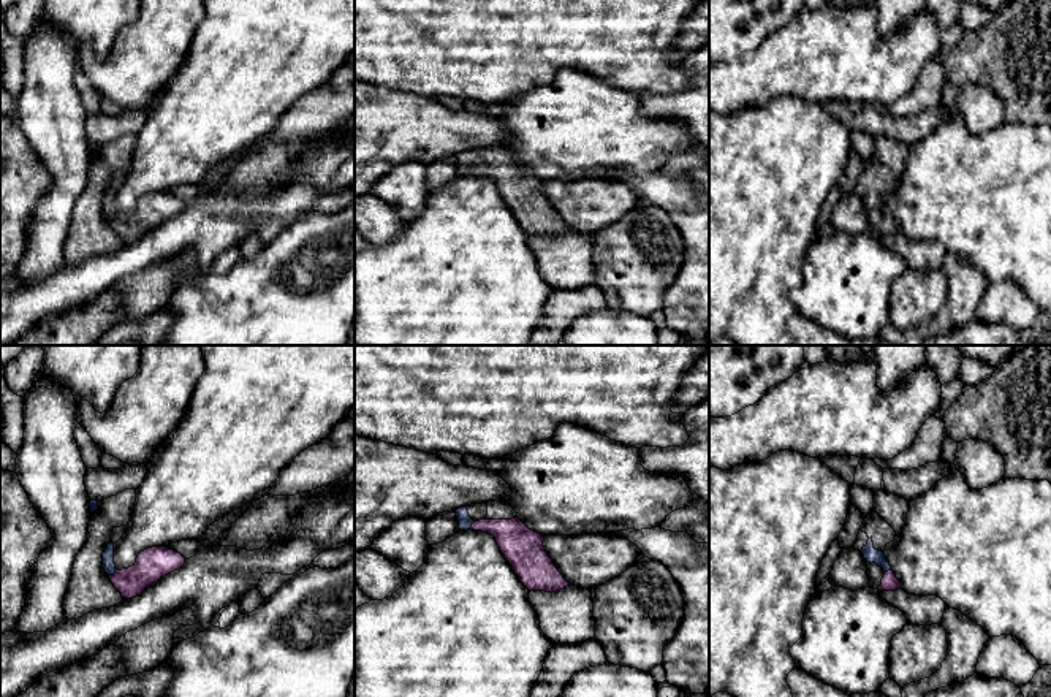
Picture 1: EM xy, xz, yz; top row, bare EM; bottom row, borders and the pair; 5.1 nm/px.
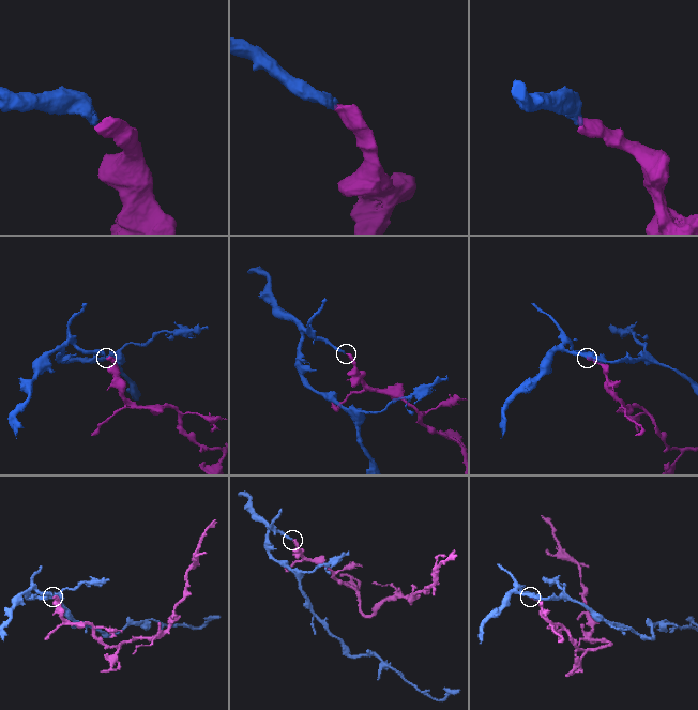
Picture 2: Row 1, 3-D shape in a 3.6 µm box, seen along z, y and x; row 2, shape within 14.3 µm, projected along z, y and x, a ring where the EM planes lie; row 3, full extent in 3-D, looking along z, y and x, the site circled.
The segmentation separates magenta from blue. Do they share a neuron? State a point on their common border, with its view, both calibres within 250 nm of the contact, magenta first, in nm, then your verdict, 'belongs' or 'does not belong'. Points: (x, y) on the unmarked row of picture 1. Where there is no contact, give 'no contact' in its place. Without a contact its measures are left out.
meets magenta in xy at (114, 219); 160 nm thick on the magenta side, 60 nm on the other; belongs

